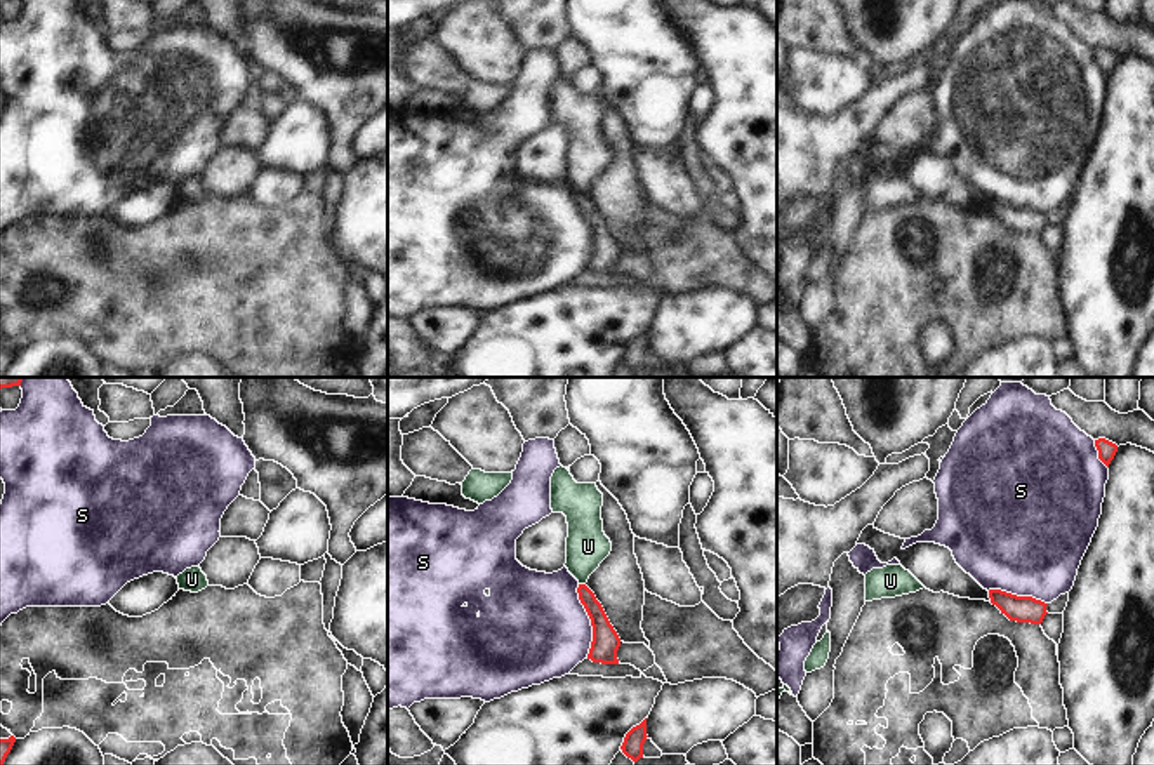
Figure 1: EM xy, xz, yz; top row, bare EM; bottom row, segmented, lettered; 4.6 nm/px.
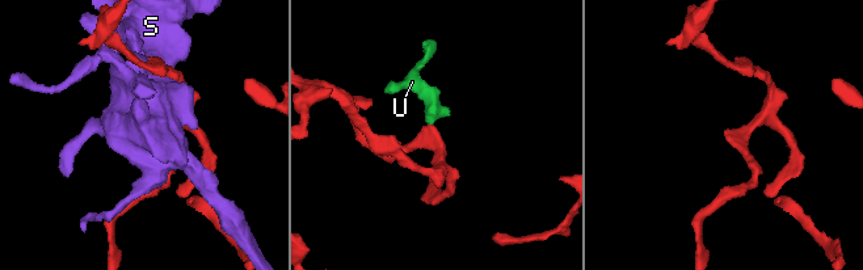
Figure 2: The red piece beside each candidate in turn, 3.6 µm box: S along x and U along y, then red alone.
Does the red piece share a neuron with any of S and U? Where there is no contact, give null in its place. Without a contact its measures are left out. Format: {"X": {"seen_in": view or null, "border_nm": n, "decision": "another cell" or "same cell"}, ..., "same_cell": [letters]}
{"S": {"seen_in": "xz", "border_nm": 340, "decision": "another cell"}, "U": {"seen_in": "xz", "border_nm": 30, "decision": "another cell"}, "same_cell": []}

